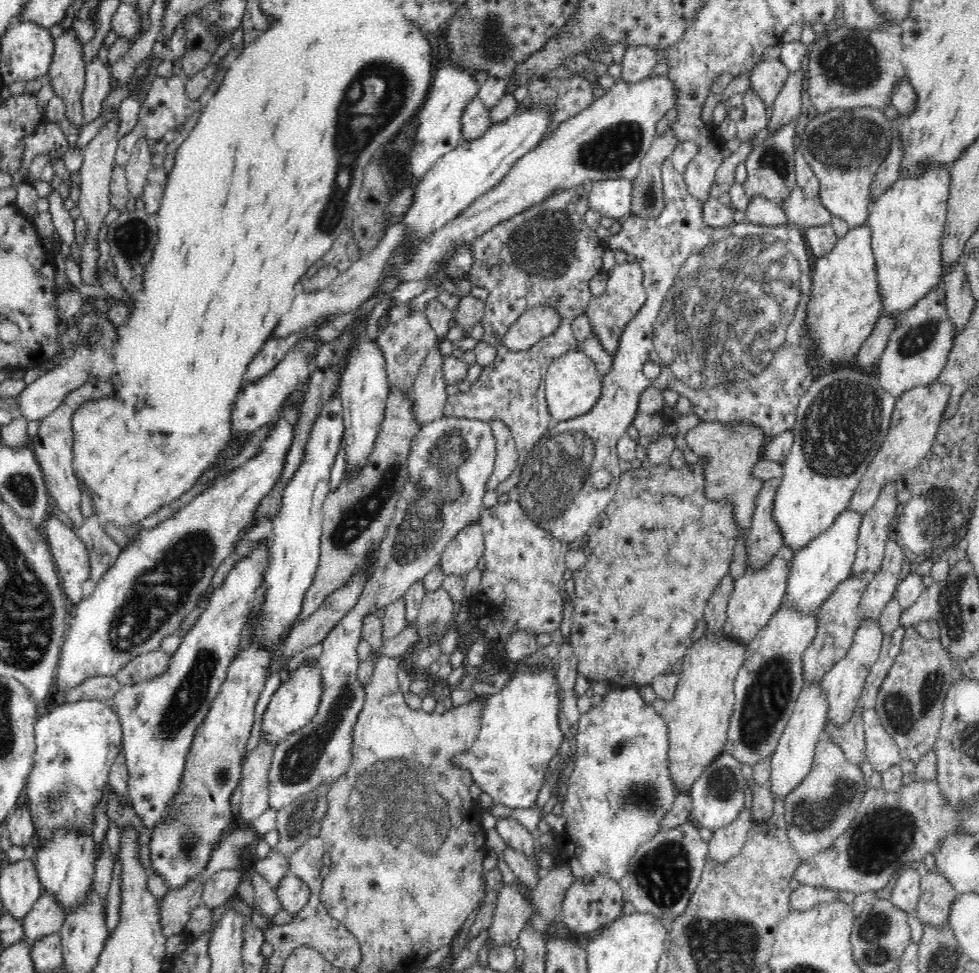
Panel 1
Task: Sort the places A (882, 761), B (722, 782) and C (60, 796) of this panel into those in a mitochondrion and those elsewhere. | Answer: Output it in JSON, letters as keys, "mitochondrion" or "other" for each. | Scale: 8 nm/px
{"A":"other","B":"mitochondrion","C":"mitochondrion"}

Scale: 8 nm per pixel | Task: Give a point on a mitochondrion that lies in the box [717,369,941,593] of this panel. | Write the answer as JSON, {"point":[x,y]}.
{"point":[842,425]}

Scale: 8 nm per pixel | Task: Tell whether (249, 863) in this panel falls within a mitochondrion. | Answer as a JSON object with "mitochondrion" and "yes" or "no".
{"mitochondrion":"no"}

